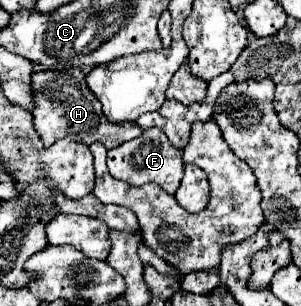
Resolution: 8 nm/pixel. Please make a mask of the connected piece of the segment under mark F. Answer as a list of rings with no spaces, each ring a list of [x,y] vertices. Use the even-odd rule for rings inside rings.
[[[150,128],[144,130],[138,138],[120,144],[114,150],[108,150],[108,168],[114,178],[124,180],[132,186],[142,186],[144,182],[156,182],[168,194],[174,194],[182,180],[184,160],[182,160],[182,152],[170,144],[170,140],[160,128]]]

